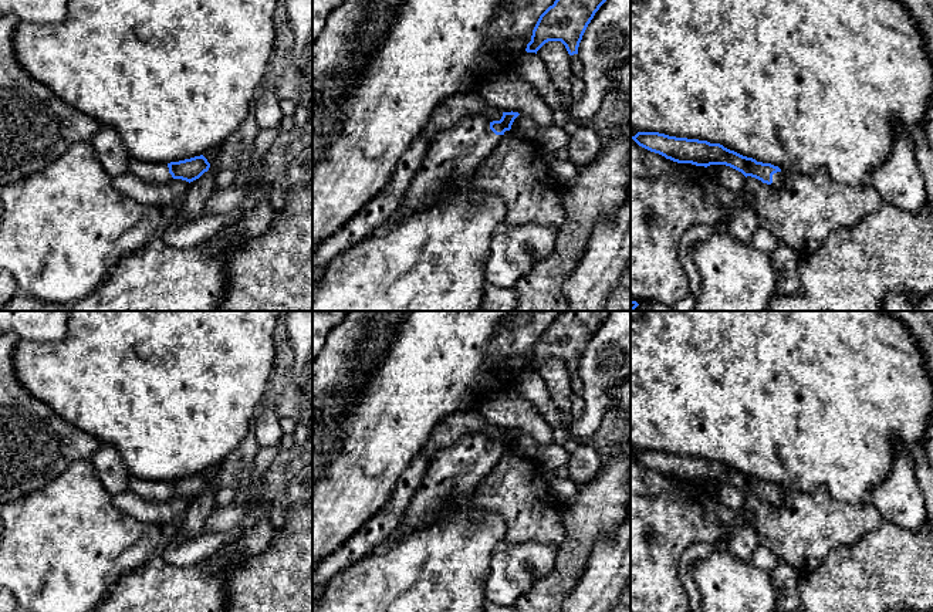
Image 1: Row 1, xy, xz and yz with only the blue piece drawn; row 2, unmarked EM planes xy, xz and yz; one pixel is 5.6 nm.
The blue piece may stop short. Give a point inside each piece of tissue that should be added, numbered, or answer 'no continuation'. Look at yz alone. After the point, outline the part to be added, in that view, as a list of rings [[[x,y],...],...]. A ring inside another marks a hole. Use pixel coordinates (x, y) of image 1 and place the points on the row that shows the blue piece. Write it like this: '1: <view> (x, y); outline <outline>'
1: yz (778, 179); outline [[[777,172],[773,175],[773,186],[774,187],[781,187],[784,185],[784,173],[782,172]]]

